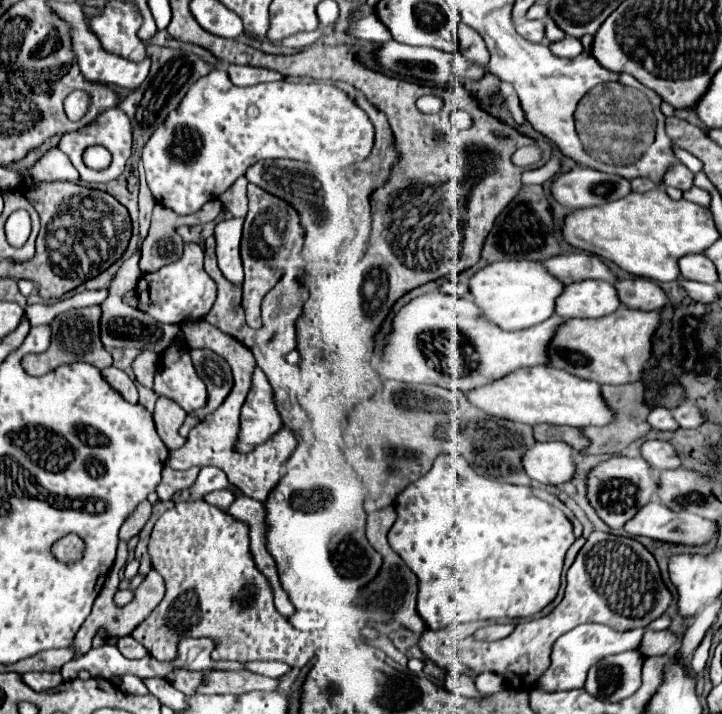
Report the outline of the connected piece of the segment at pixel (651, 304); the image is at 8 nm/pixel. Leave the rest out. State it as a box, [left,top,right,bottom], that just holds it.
[614,278,668,310]

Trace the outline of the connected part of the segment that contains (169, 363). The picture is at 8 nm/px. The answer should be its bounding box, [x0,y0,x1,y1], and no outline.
[154,340,206,412]

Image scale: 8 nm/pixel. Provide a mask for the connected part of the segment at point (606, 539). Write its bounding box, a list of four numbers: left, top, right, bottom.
[460,532,672,692]

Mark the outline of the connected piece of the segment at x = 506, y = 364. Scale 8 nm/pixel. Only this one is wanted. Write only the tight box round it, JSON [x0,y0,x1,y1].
[378,294,566,392]

